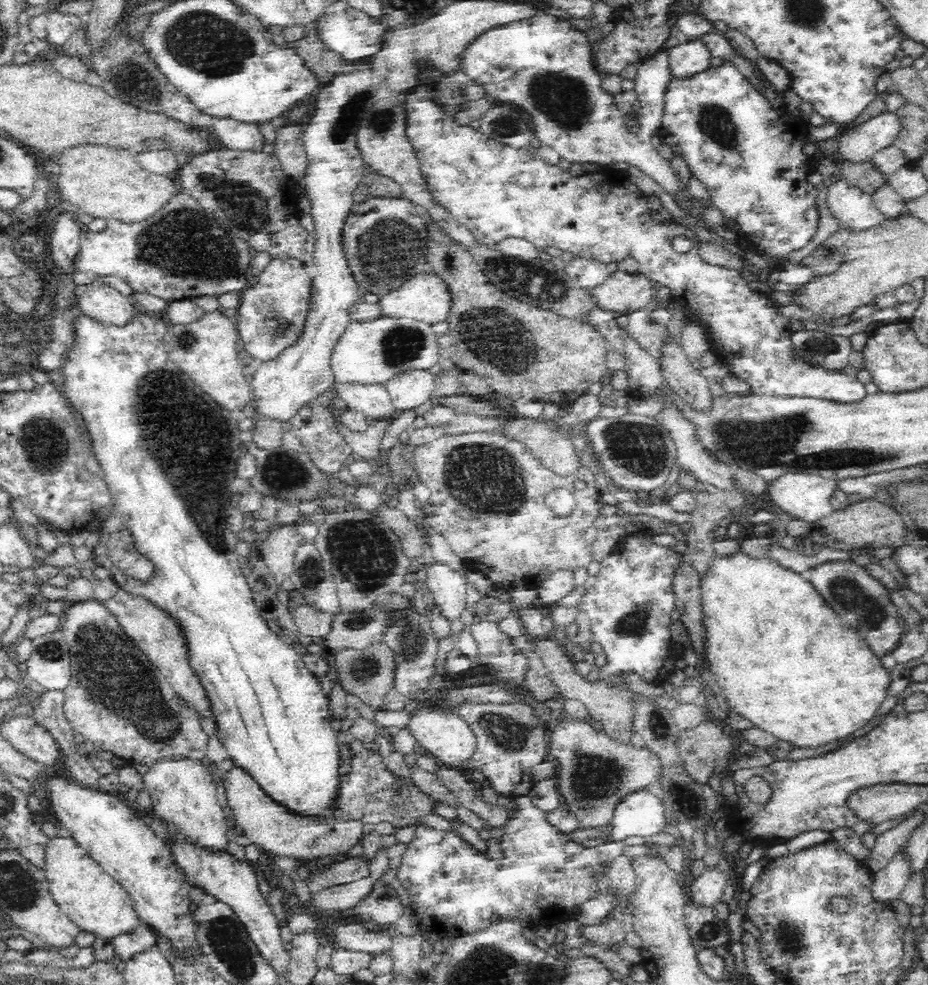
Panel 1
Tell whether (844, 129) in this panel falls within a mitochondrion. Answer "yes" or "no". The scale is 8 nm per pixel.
no

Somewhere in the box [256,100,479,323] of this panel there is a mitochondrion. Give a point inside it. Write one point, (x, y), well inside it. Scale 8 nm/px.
(393, 244)

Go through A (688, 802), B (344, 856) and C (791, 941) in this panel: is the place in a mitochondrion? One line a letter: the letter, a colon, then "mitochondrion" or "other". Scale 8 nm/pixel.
A: mitochondrion
B: other
C: mitochondrion

